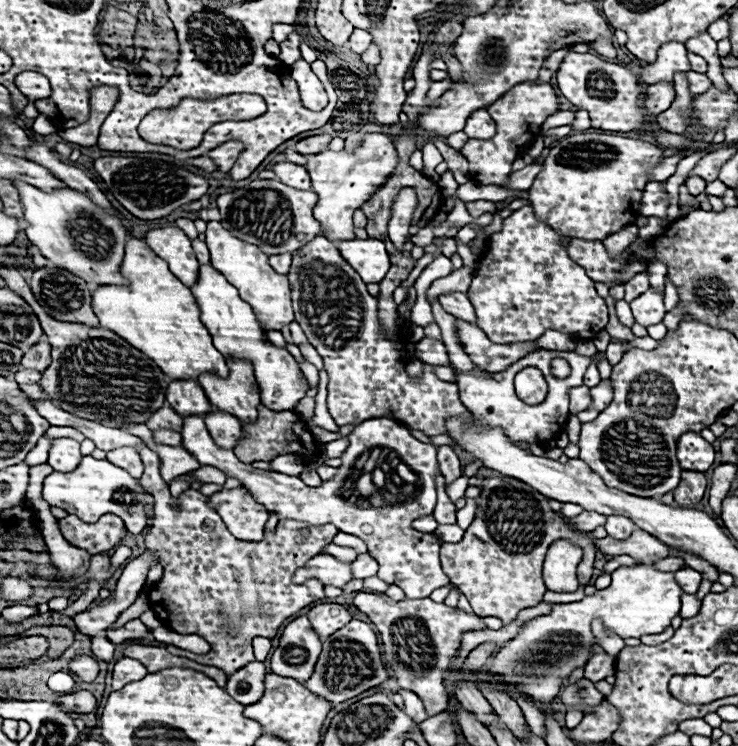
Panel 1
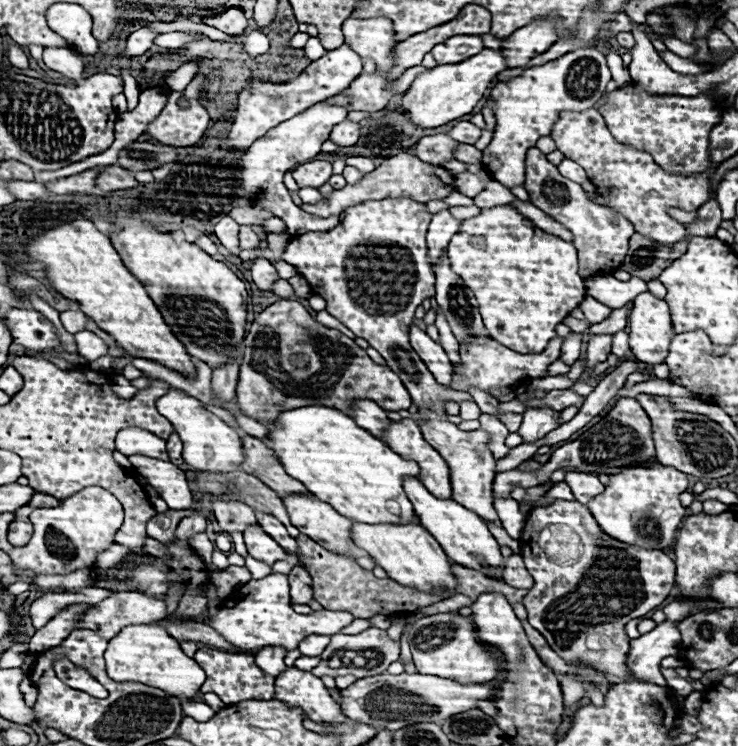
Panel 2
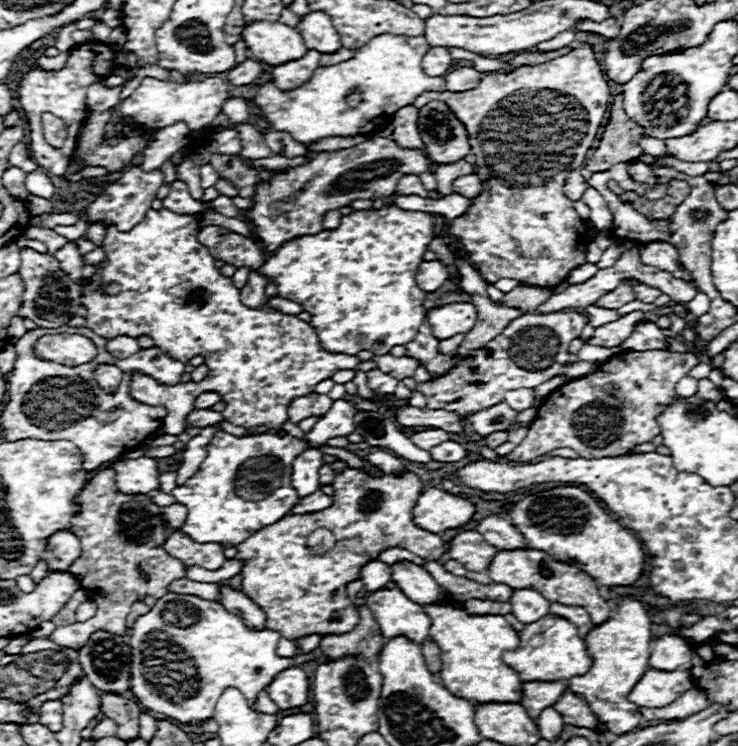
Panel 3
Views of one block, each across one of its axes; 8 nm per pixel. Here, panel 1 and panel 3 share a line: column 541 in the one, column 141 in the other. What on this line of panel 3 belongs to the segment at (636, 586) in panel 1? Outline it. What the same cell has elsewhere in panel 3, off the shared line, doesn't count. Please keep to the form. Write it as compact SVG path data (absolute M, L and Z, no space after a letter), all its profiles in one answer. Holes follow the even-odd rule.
M170 592L164 598L160 598L148 614L140 616L130 630L128 642L128 646L132 648L130 690L144 708L176 718L182 724L198 726L212 718L216 700L222 694L222 690L236 688L248 698L250 706L254 706L258 694L270 686L274 676L292 666L294 658L280 658L276 654L278 640L280 640L278 632L268 628L264 630L248 628L242 618L228 612L220 602Z

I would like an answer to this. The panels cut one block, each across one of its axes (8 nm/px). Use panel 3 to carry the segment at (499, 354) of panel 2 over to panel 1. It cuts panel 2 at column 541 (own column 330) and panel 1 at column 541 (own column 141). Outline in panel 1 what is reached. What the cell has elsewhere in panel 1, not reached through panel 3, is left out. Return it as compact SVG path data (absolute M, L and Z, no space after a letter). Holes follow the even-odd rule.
M530 206L514 210L512 216L504 220L502 232L490 236L488 250L480 256L478 270L468 288L468 298L476 308L478 326L492 338L492 342L524 342L538 340L546 330L560 330L564 334L592 340L608 324L608 310L604 298L596 294L594 282L584 274L584 268L572 262L560 246L560 234L556 234L548 224L536 220ZM527 367L516 374L514 386L516 394L528 404L540 404L548 392L542 372L534 367Z

